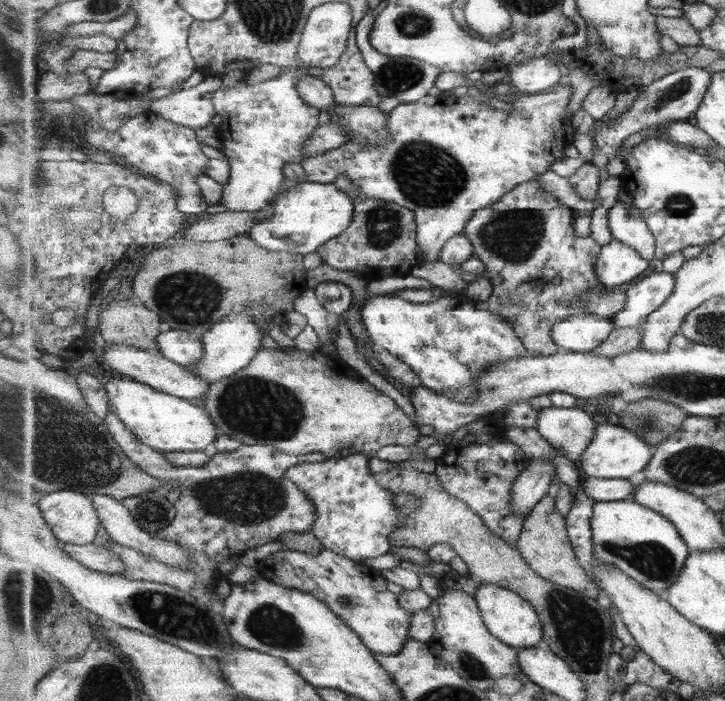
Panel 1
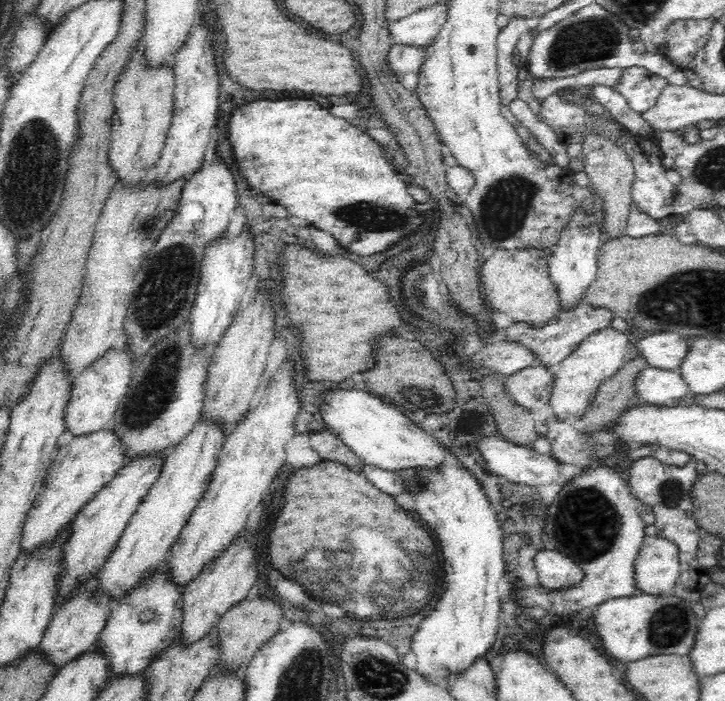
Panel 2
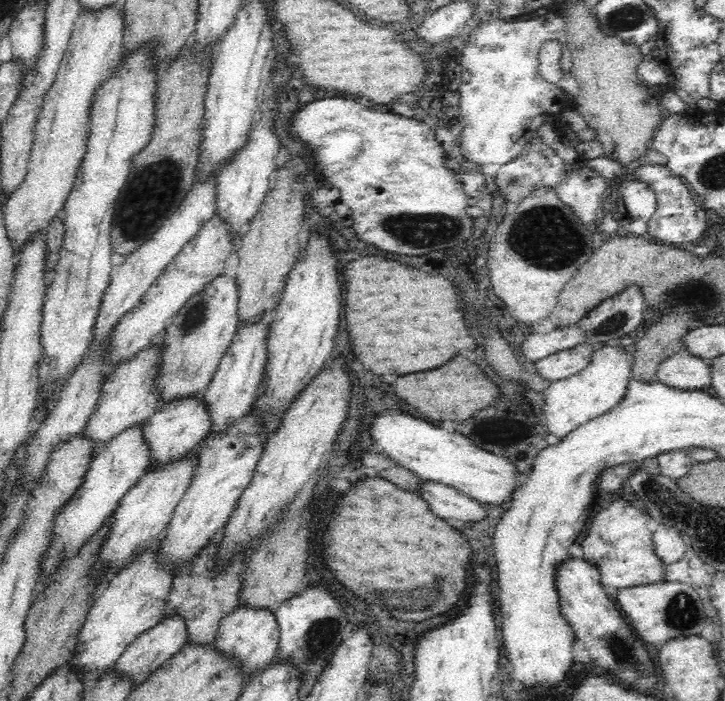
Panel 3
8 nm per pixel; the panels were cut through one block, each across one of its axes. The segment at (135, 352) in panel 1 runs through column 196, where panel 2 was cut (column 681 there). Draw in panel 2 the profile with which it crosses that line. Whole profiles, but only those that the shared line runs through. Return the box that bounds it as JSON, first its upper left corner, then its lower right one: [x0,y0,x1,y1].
[636,365,690,404]

